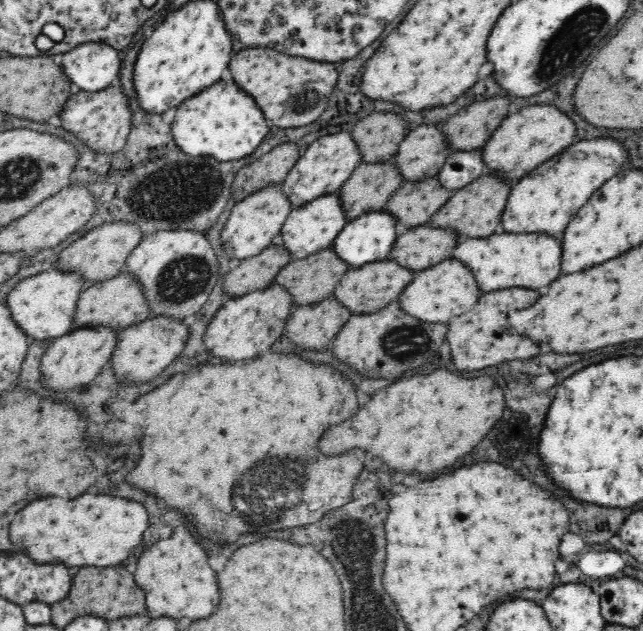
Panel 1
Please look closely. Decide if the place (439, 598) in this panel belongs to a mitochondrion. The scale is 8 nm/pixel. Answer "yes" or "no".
no

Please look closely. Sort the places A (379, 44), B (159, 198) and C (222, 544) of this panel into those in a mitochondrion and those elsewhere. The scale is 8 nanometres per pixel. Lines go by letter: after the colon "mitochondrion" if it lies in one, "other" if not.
A: other
B: mitochondrion
C: other

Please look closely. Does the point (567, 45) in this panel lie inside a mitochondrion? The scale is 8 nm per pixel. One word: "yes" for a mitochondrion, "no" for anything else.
yes

